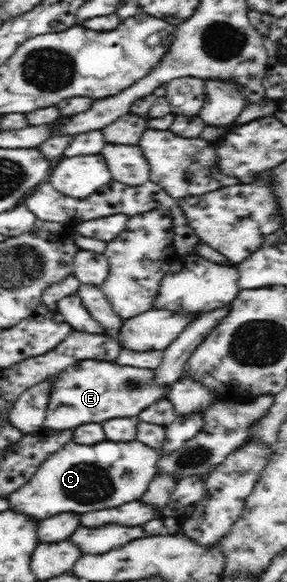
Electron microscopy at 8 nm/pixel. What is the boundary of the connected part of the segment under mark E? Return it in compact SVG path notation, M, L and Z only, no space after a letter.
M94 359L73 363L57 375L51 385L44 428L71 430L83 424L101 424L105 419L138 417L149 405L168 395L169 387L155 380L155 370L99 362Z

